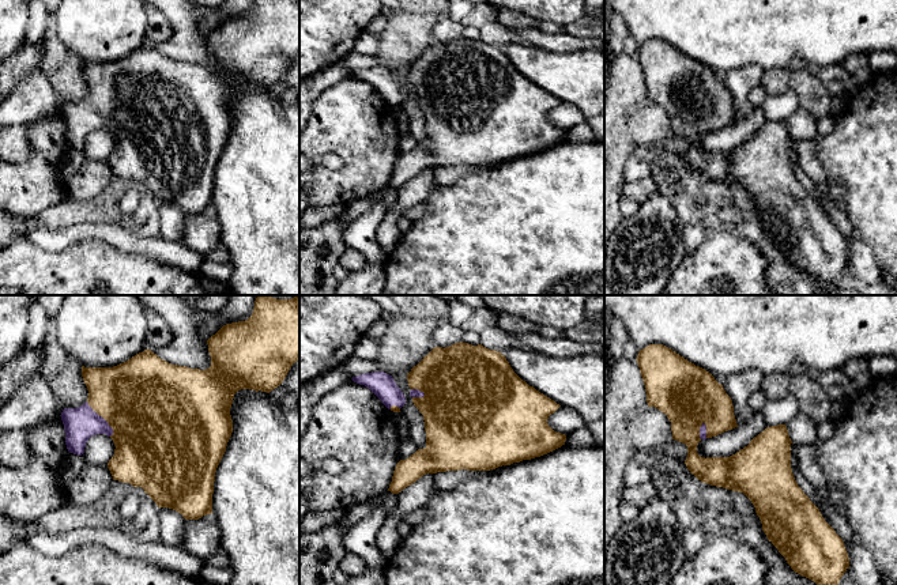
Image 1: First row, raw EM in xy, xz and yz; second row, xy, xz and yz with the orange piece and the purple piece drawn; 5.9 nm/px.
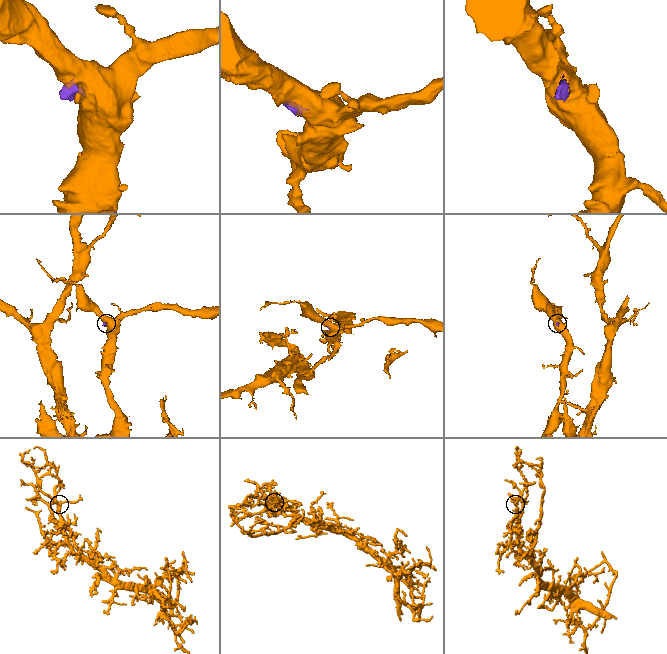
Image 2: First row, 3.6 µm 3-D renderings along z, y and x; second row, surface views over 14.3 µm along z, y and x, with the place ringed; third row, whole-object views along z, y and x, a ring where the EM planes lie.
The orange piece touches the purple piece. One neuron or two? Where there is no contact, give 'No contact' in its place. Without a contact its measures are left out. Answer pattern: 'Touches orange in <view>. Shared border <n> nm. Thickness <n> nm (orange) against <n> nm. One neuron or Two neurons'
Touches orange in xy. Shared border 260 nm. Thickness 480 nm (orange) against 200 nm. One neuron

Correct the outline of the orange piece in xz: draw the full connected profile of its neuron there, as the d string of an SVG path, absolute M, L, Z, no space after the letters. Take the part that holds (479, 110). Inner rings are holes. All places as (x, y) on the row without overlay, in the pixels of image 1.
M463 37L445 44L434 42L407 68L407 76L412 98L423 110L426 141L396 159L388 184L392 189L399 189L426 169L460 165L490 166L540 152L565 140L566 131L554 127L547 118L549 112L561 101L523 76L500 46Z

